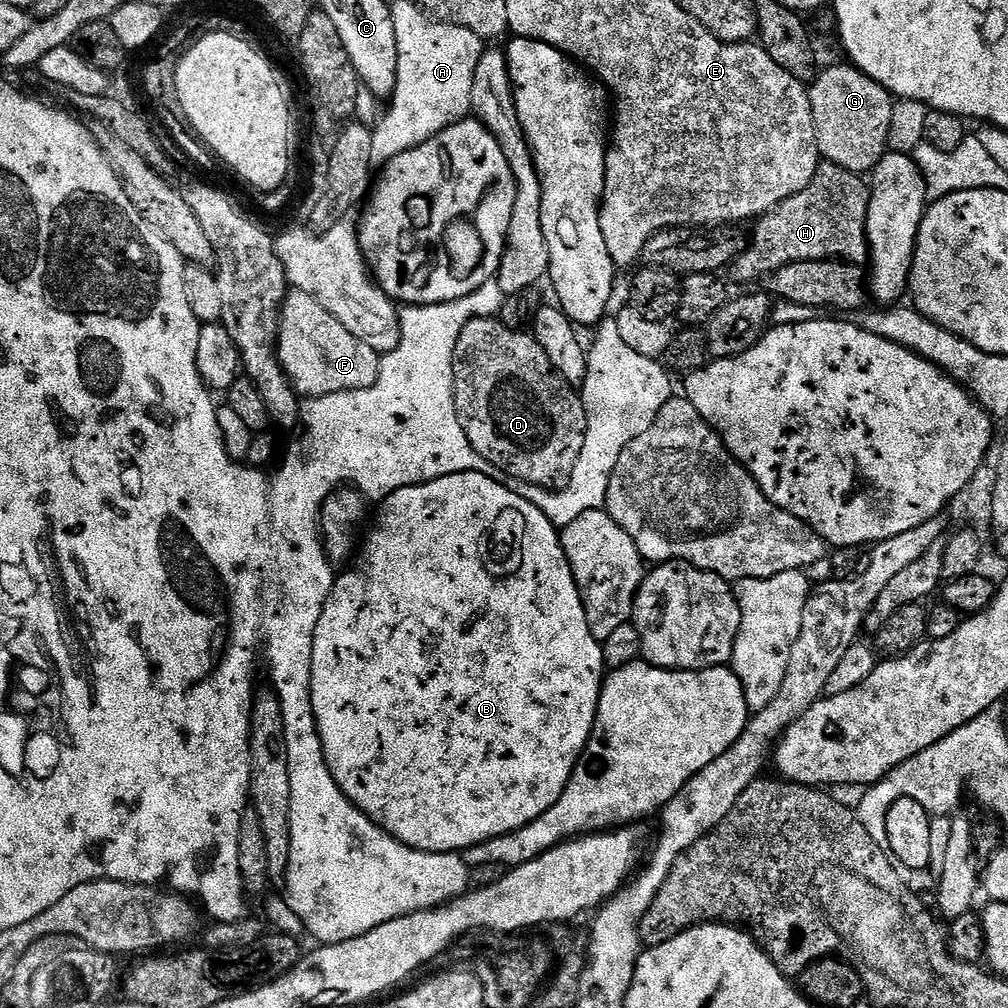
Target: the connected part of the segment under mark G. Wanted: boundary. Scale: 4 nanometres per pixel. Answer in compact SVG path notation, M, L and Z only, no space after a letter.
M843 63L826 69L816 81L811 81L808 88L816 145L827 163L837 164L857 174L868 174L887 149L894 97L878 82L852 67L851 63Z

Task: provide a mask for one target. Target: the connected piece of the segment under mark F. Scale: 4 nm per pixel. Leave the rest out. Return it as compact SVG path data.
M289 291L278 324L278 355L292 389L304 398L368 388L377 378L381 353L358 342L334 314L330 314L310 294Z

